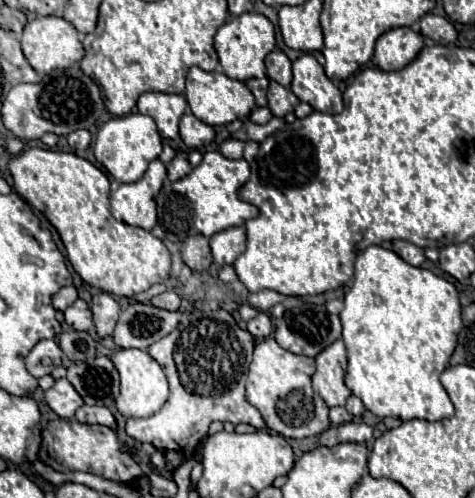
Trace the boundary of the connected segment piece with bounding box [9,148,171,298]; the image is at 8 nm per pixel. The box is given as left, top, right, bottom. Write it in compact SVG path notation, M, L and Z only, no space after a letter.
M27 148L9 162L9 172L13 176L15 192L23 200L27 200L33 208L43 212L45 218L55 226L55 230L59 232L59 236L65 244L71 266L87 284L91 284L103 292L115 294L115 296L131 298L135 294L147 290L149 284L169 278L171 252L167 250L163 240L159 240L157 236L153 236L151 232L147 232L143 228L129 226L111 216L111 206L109 206L109 198L107 198L109 178L89 160L79 158L75 154L67 154L67 152Z

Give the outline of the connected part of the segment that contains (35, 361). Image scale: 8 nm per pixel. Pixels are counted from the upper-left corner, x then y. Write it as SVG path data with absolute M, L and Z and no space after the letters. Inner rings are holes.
M41 340L25 358L25 366L31 376L41 378L45 374L51 374L51 370L61 364L61 358L63 358L63 352L55 340Z

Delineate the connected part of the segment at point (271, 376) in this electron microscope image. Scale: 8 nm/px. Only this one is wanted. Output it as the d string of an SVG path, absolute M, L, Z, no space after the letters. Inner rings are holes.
M271 336L265 340L257 340L247 378L247 402L261 412L267 428L275 430L285 438L317 436L331 426L331 420L327 404L311 388L313 372L315 372L313 358L293 354L281 348Z

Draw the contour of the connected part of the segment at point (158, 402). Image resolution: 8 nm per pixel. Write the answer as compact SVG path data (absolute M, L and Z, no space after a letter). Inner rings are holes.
M127 348L127 350L115 350L111 354L111 362L115 364L119 378L121 378L121 394L117 398L117 408L123 416L133 416L133 418L145 418L155 414L167 400L169 388L167 388L167 378L163 374L163 368L151 358L149 352L137 350L137 348Z

